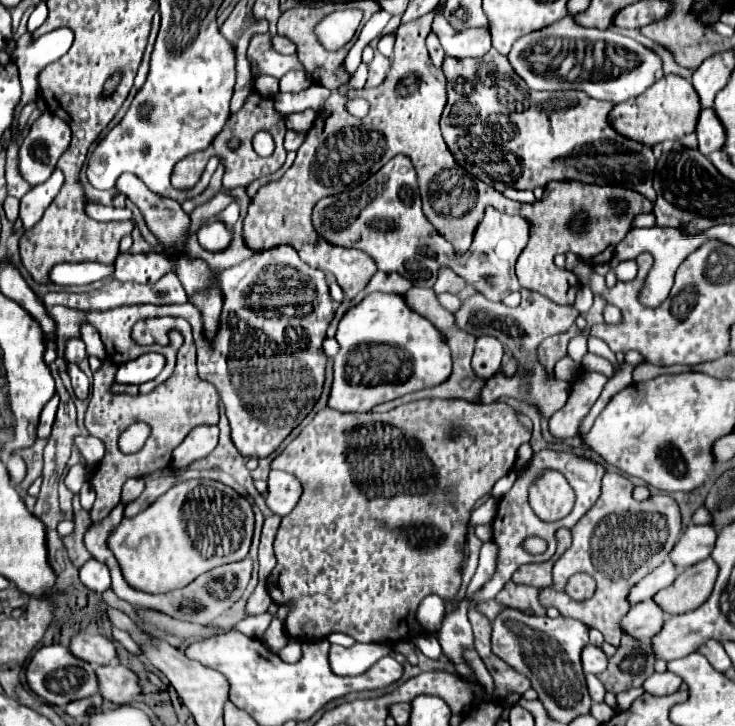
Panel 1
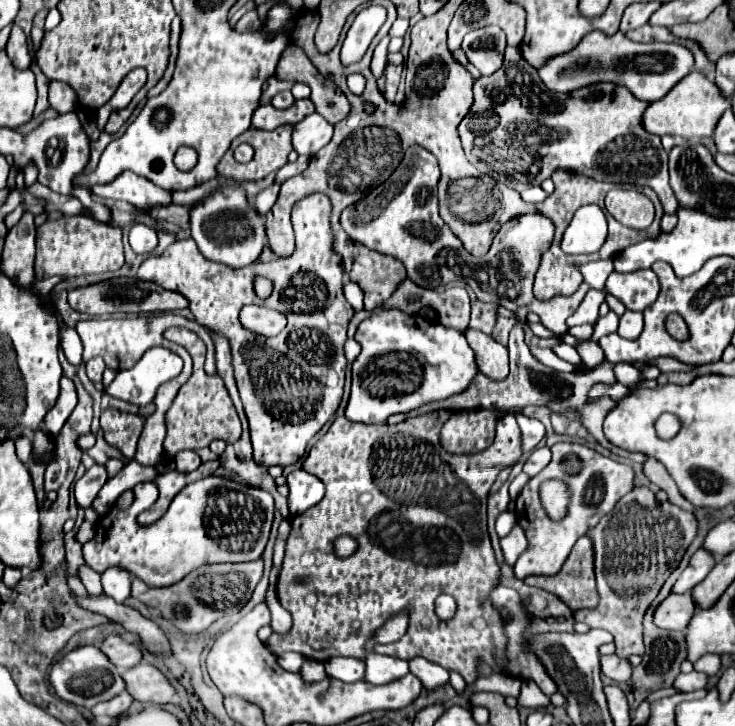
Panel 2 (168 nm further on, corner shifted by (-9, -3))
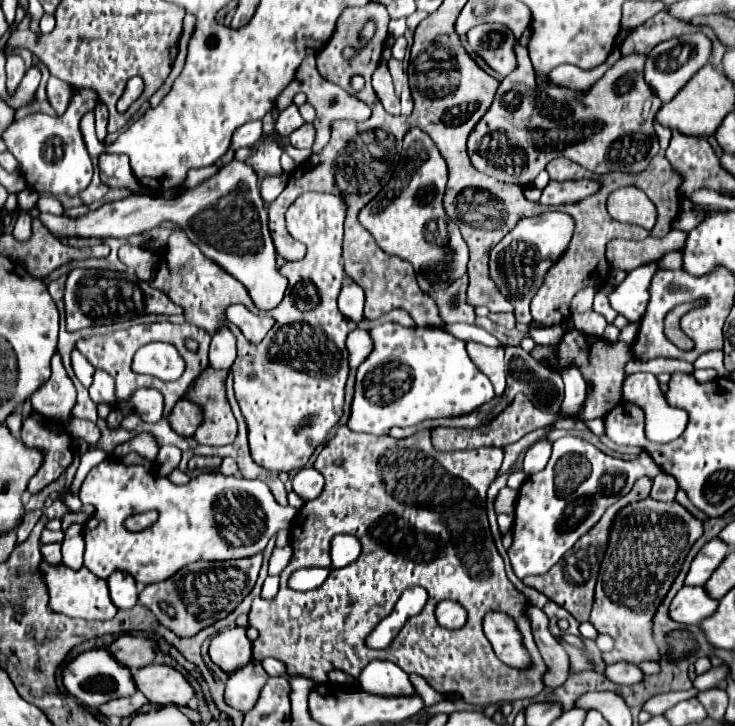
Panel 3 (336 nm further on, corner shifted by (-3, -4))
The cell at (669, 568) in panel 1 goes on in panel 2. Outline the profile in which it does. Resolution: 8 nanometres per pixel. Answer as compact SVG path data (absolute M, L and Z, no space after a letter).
M698 549L692 559L690 559L690 565L684 569L682 577L676 581L674 585L674 593L686 593L686 591L692 591L692 587L696 587L700 581L698 579L704 579L710 569L716 565L716 559L710 551L706 549Z

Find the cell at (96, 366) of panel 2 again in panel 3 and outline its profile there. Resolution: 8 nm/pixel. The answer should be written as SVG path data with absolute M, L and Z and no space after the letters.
M104 370L94 372L94 380L92 380L88 390L90 390L90 398L94 402L110 402L110 404L114 404L114 400L118 400L114 396L114 378L110 374L106 374Z

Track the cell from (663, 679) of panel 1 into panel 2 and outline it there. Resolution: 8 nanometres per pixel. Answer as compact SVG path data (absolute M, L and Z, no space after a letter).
M692 671L692 673L680 673L674 681L674 687L680 691L696 691L696 689L706 689L708 675Z

